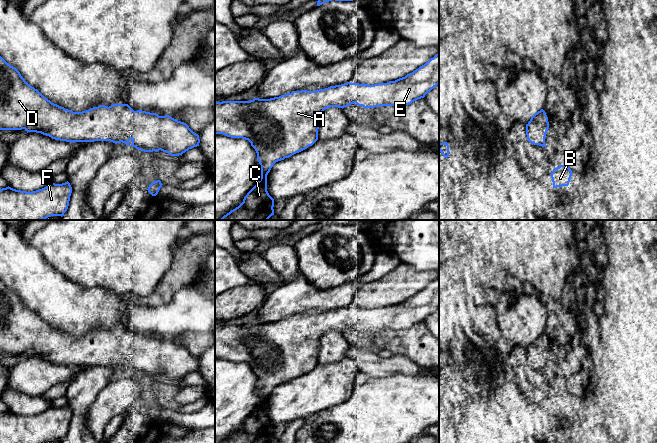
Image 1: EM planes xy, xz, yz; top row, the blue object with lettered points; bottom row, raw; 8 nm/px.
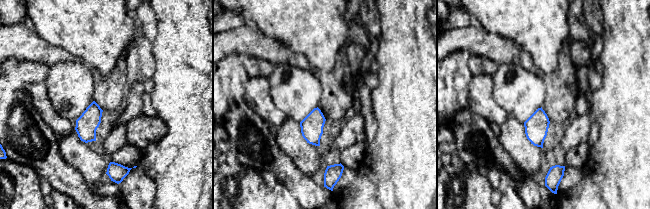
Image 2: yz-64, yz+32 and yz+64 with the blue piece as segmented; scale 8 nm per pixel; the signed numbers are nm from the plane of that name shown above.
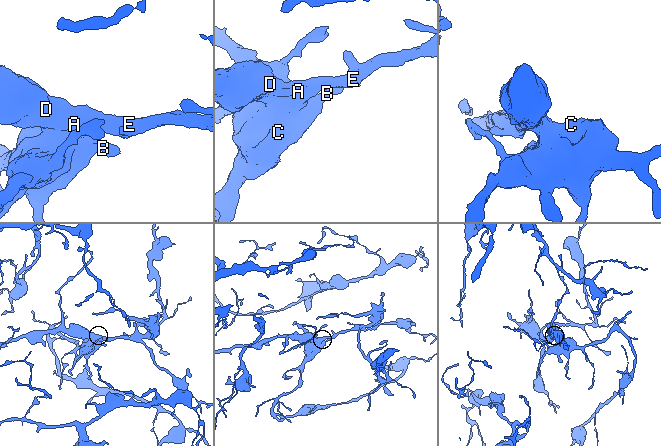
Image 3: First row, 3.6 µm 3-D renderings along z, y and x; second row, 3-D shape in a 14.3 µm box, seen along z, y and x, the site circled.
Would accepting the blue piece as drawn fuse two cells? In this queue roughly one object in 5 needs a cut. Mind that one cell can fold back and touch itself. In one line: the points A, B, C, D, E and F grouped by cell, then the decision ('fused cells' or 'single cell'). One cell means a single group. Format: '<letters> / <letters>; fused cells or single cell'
A B C D E F; single cell

